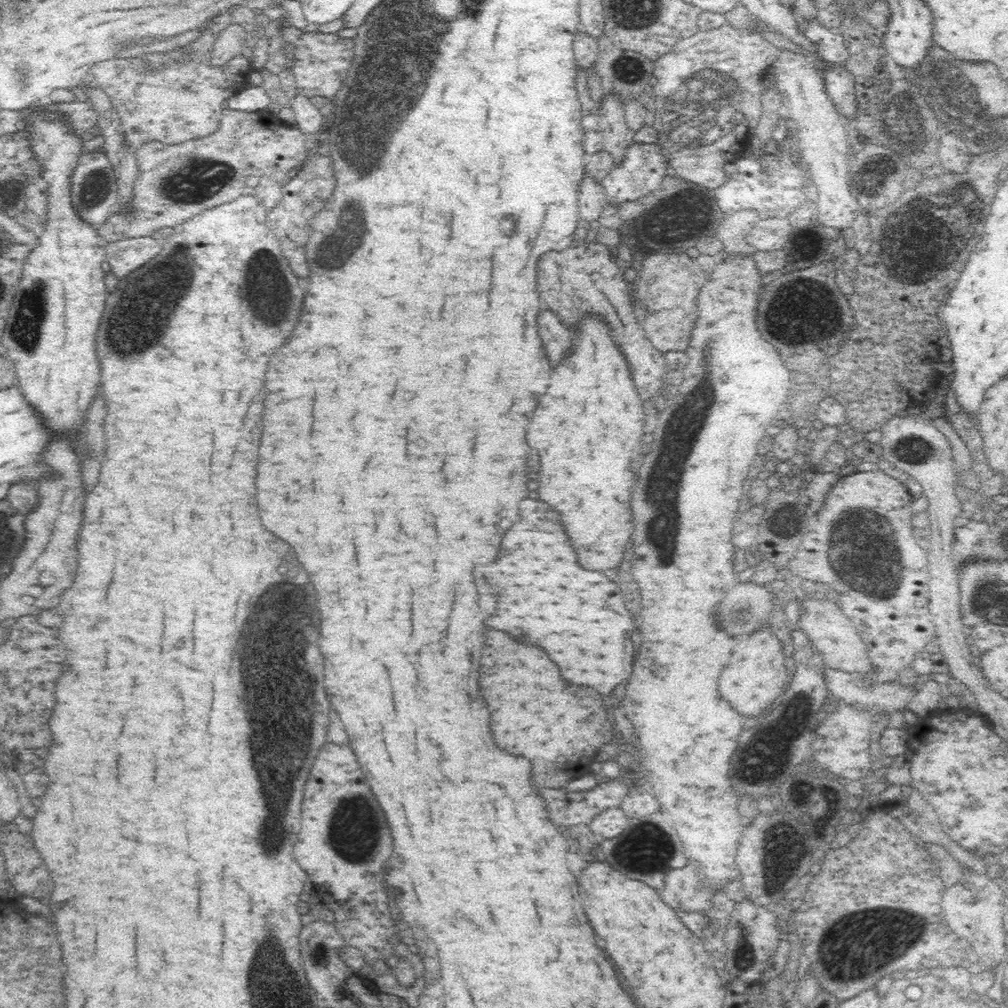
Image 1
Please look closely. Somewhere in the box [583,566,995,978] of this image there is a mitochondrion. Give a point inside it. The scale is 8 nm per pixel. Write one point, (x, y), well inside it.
(861, 946)

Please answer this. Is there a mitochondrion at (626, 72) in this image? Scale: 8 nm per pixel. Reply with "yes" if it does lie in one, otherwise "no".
no

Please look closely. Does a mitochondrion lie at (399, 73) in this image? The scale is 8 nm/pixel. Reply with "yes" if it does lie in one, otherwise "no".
yes

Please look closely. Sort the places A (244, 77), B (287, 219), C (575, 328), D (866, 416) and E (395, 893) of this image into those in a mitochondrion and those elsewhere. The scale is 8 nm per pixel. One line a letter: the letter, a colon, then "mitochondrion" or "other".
A: other
B: other
C: other
D: other
E: other

